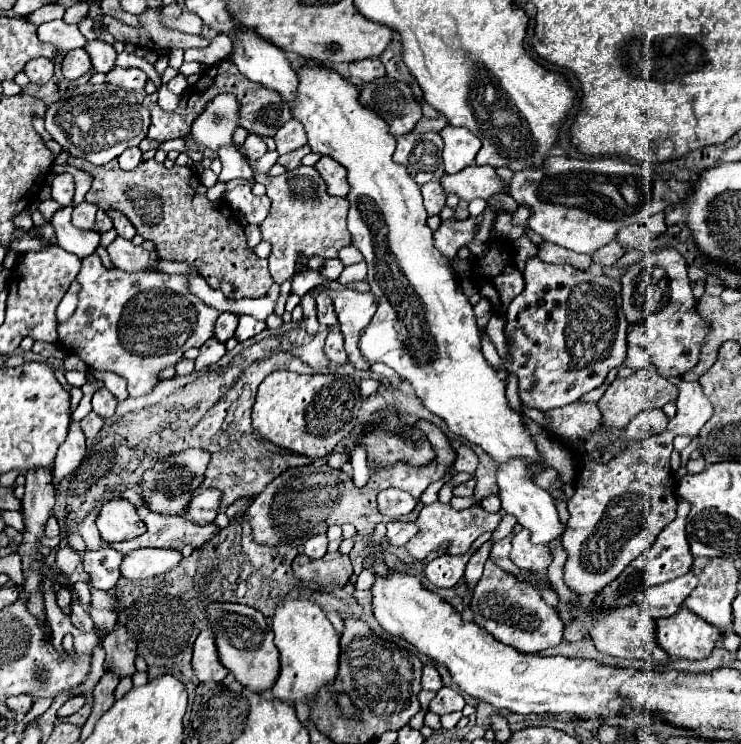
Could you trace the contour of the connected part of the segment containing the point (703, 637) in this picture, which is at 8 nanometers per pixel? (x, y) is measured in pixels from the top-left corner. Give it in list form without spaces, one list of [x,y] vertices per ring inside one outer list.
[[[681,608],[675,616],[659,618],[657,624],[659,646],[667,650],[673,660],[703,660],[723,636],[725,634],[721,630],[713,630],[709,622],[703,622],[687,608]]]

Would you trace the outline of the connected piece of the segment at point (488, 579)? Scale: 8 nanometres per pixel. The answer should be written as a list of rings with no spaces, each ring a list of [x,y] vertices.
[[[491,560],[485,562],[483,576],[475,586],[475,594],[471,600],[473,620],[485,628],[495,640],[513,646],[519,652],[537,654],[545,648],[557,646],[563,640],[563,622],[559,614],[547,606],[541,594],[523,582],[517,582],[511,574],[503,572]]]

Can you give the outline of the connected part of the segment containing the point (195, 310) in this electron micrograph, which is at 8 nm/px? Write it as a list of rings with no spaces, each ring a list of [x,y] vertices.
[[[91,254],[89,258],[83,260],[83,268],[81,268],[81,272],[77,274],[77,282],[79,282],[79,286],[81,286],[77,310],[73,312],[71,318],[67,318],[65,322],[59,324],[59,342],[61,342],[63,346],[67,346],[69,350],[73,350],[87,366],[97,368],[97,370],[109,370],[109,372],[115,372],[115,374],[119,374],[121,378],[125,378],[131,396],[143,396],[143,394],[151,392],[151,388],[159,382],[159,380],[157,380],[157,374],[159,374],[163,368],[167,368],[167,366],[179,362],[185,350],[189,350],[189,348],[201,348],[201,346],[203,346],[209,338],[213,338],[213,334],[215,334],[215,322],[217,322],[219,312],[213,310],[213,308],[209,308],[209,306],[205,306],[205,304],[189,290],[189,284],[187,284],[185,274],[175,274],[175,276],[171,276],[171,274],[161,274],[161,272],[137,272],[137,274],[127,274],[127,272],[123,272],[123,270],[117,270],[117,268],[107,270],[107,268],[103,268],[101,258],[99,258],[97,254]]]

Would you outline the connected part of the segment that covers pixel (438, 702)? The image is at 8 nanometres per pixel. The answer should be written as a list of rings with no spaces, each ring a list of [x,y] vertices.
[[[443,686],[437,692],[437,696],[431,700],[429,710],[441,716],[441,714],[449,714],[449,712],[455,712],[455,710],[463,710],[463,706],[465,706],[463,696],[457,690]]]

